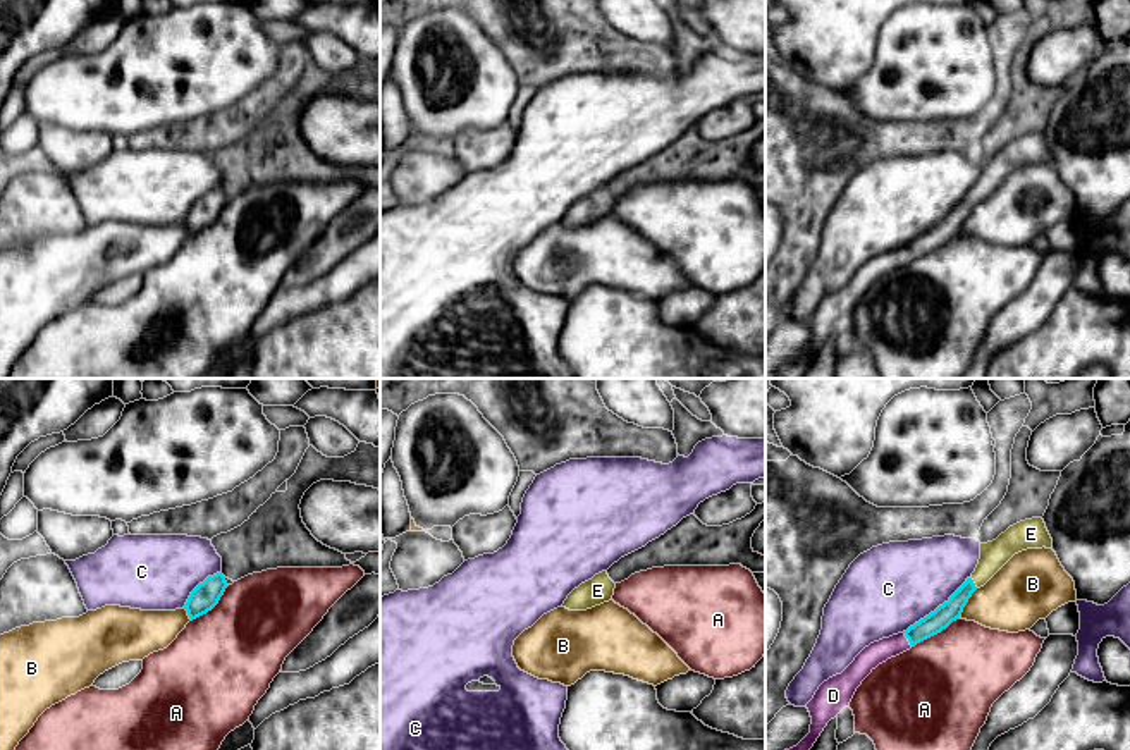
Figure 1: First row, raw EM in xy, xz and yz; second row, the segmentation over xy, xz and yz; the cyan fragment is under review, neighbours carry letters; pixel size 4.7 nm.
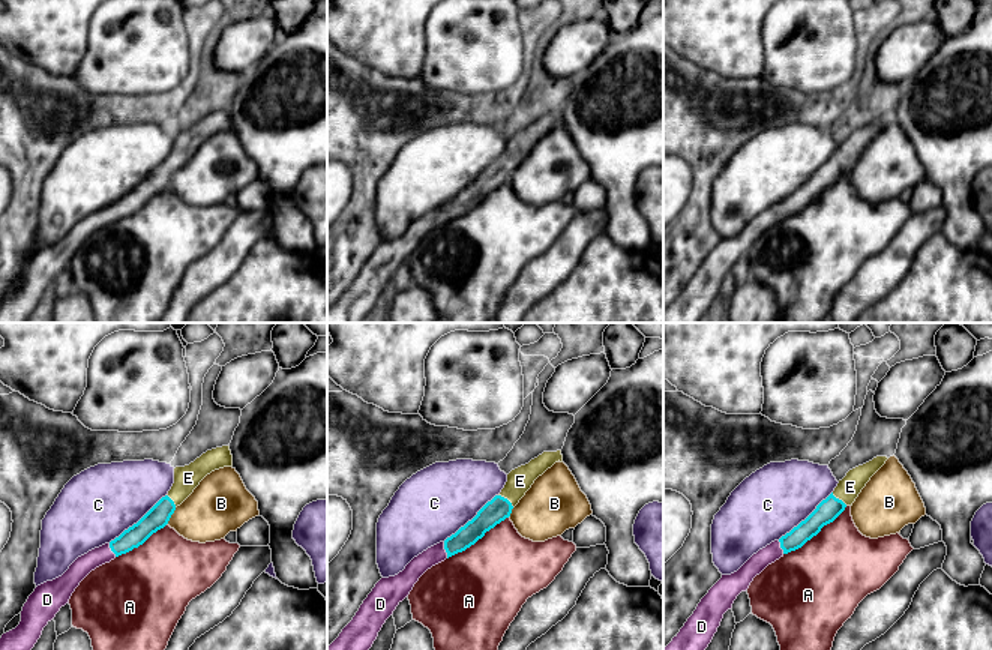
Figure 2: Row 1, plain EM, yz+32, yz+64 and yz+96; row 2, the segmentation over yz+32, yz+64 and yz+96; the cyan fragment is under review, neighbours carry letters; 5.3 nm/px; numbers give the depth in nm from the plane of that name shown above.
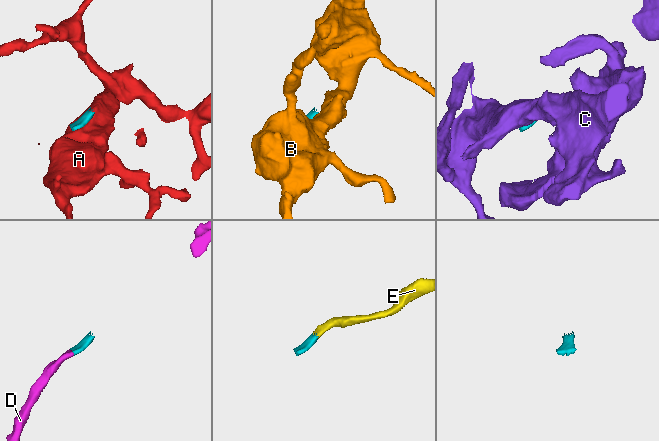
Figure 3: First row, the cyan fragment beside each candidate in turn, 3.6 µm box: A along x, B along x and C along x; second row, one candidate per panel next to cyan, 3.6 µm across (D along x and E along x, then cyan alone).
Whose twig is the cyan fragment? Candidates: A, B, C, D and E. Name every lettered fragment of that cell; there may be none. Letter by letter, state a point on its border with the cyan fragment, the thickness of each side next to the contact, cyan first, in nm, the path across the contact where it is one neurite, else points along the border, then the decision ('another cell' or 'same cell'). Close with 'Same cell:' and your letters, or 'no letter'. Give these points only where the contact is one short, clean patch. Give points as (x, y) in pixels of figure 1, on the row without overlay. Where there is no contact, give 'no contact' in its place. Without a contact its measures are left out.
A: contact yz (936, 248); calibres 100 and 460 nm; another cell
B: contact yz (967, 215); calibres 100 and 300 nm; border yz (977, 203), (958, 231); another cell
C: contact yz (938, 222); calibres 100 and 400 nm; another cell
D: contact yz (907, 252); calibres 100 and 110 nm; way yz (943, 231), (907, 252), (878, 267); same cell
E: contact yz (972, 196); calibres 100 and 130 nm; way yz (943, 231), (972, 196), (994, 169); same cell
Same cell: D, E

